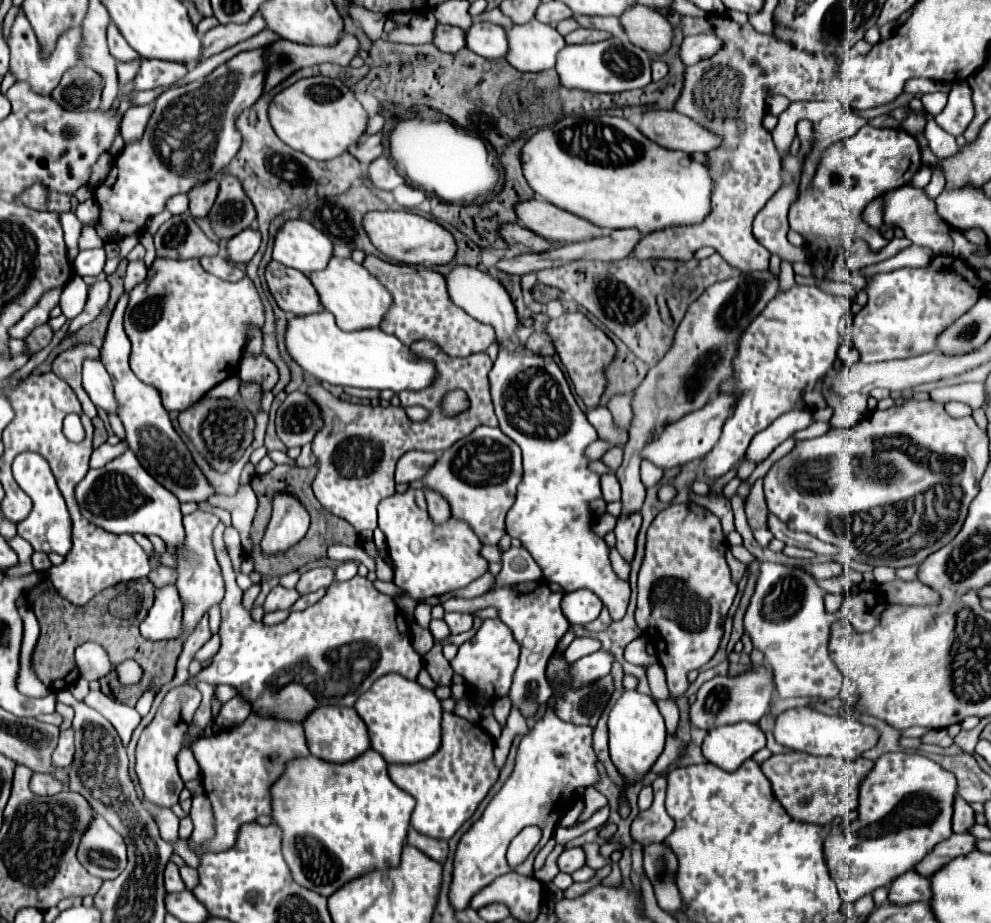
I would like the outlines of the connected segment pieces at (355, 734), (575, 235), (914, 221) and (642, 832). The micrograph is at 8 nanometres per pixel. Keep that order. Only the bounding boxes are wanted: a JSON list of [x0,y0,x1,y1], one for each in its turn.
[[304,706,372,764],[516,200,604,242],[882,186,952,256],[632,774,674,846]]

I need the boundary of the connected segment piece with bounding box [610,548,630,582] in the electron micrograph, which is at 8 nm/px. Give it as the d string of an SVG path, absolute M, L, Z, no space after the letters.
M610 548L610 560L612 560L612 568L614 568L614 572L616 572L622 580L628 582L628 576L630 576L630 564L624 562L624 558L620 558L618 550L614 550L614 548Z

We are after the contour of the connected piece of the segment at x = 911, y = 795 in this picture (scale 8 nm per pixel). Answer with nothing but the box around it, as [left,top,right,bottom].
[826,752,956,904]

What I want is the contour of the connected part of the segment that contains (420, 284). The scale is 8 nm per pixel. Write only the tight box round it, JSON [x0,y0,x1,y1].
[364,256,494,356]

